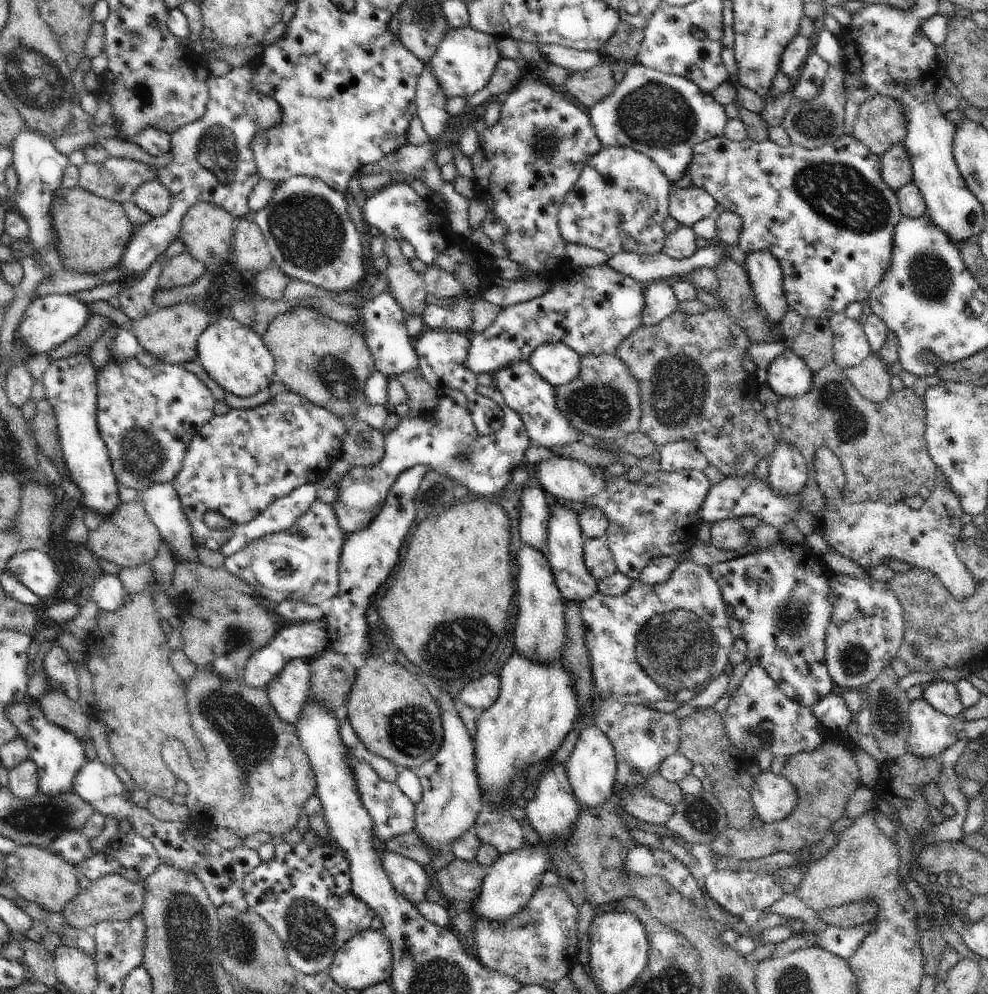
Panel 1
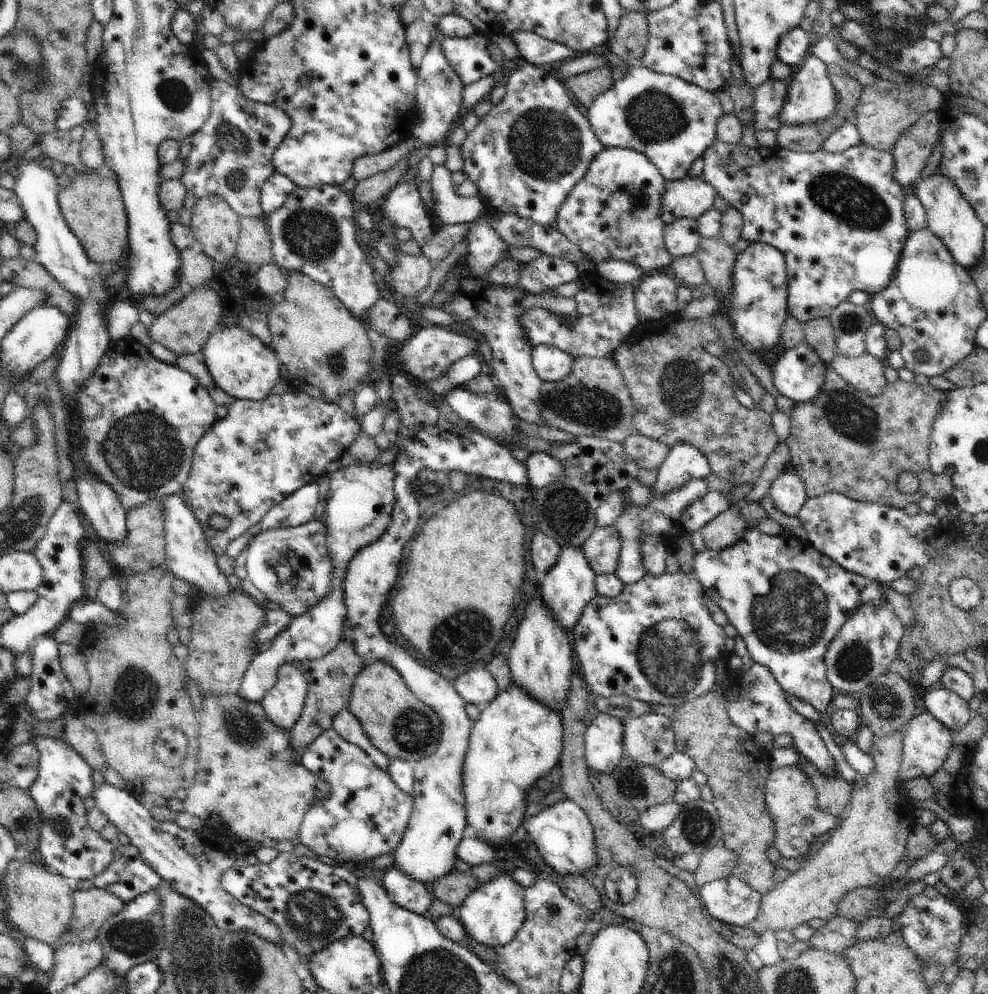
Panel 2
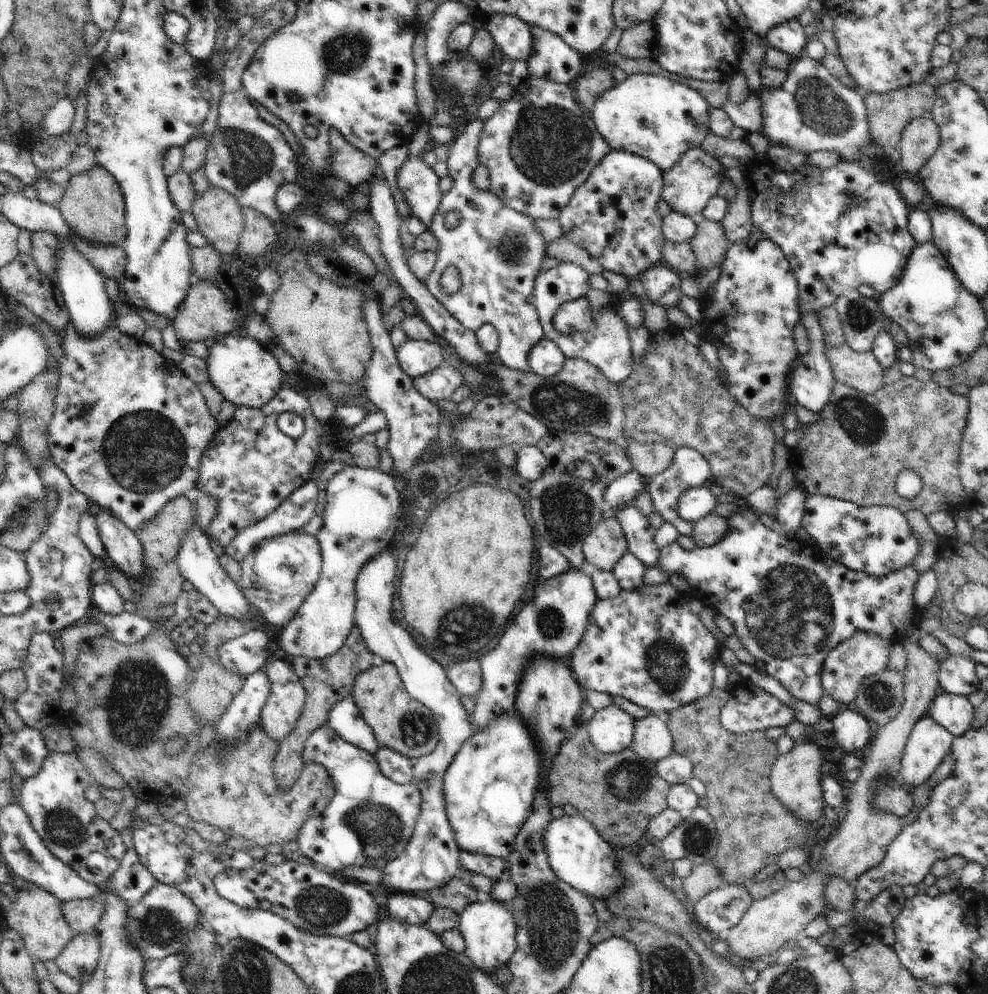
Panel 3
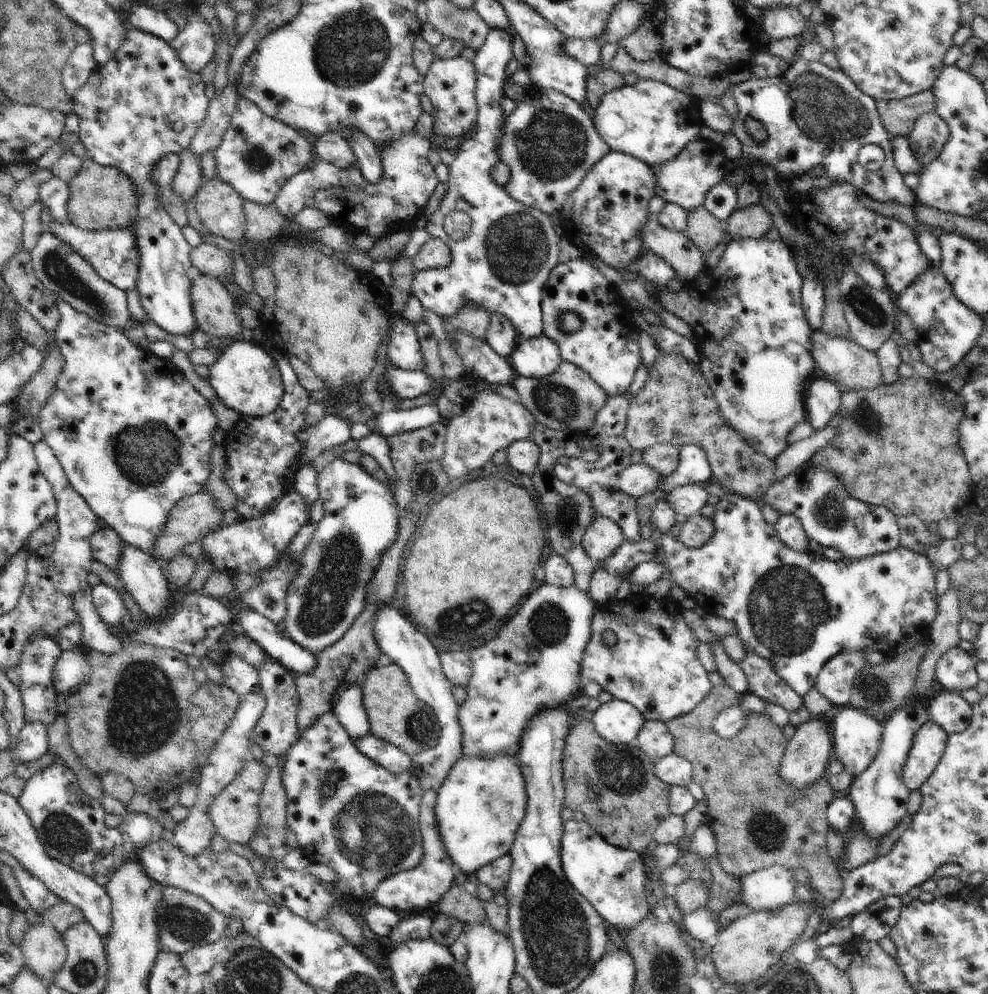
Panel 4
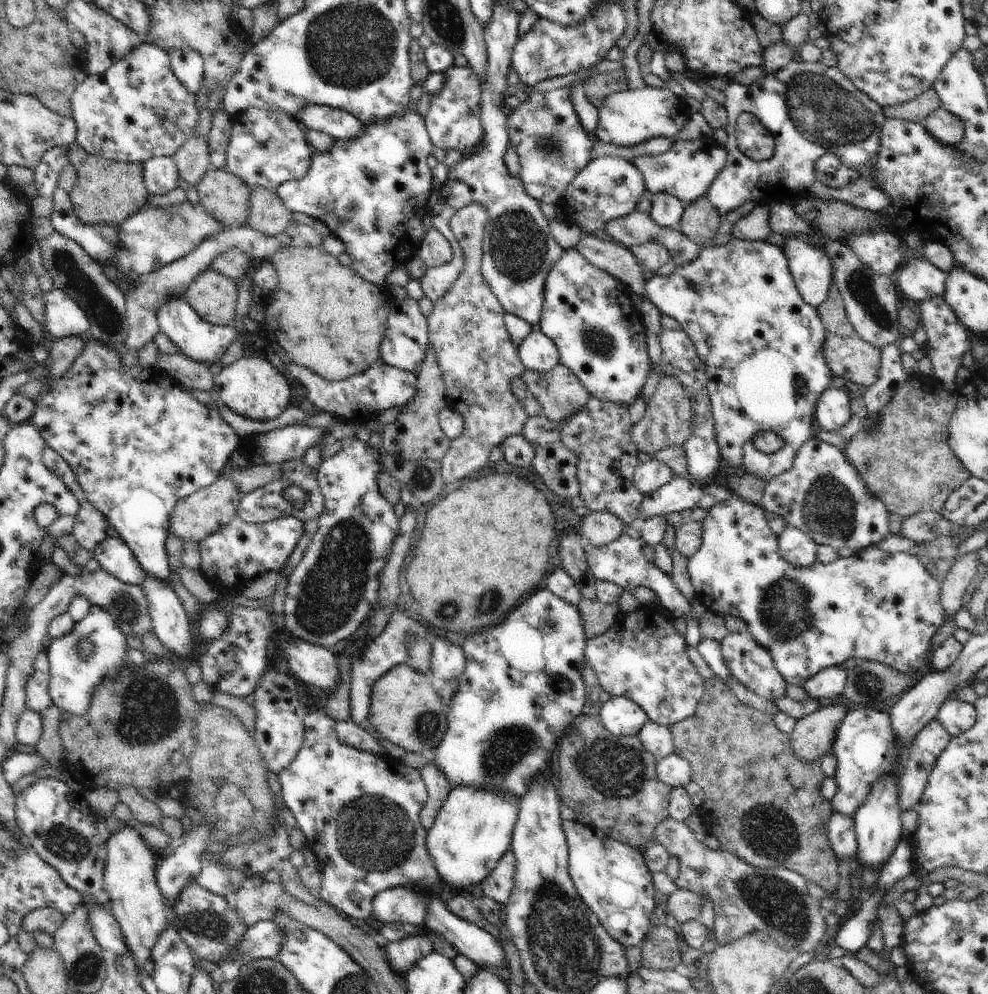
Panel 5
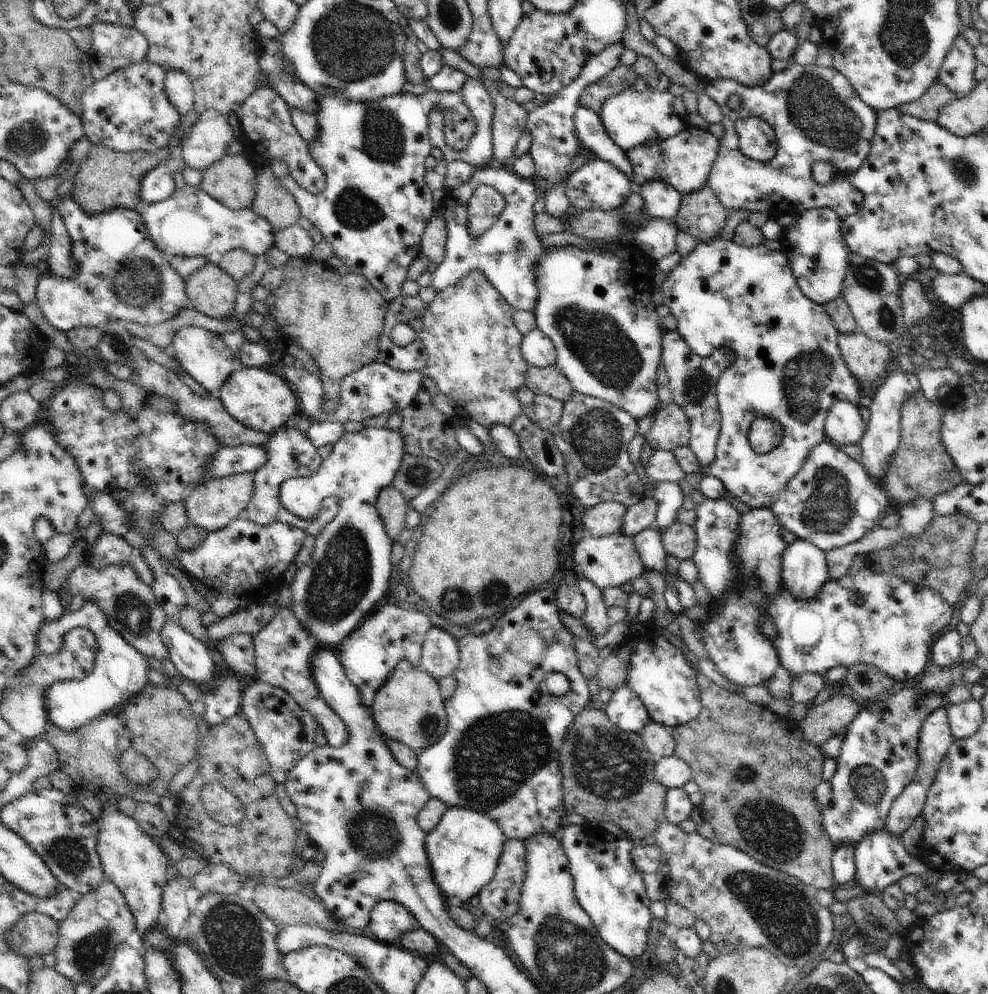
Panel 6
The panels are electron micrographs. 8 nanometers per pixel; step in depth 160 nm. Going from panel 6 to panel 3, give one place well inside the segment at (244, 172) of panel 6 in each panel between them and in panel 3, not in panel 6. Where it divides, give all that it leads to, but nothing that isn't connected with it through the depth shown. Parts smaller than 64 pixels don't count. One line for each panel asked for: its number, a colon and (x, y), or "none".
3: (219, 216)
4: (220, 207)
5: (223, 195)

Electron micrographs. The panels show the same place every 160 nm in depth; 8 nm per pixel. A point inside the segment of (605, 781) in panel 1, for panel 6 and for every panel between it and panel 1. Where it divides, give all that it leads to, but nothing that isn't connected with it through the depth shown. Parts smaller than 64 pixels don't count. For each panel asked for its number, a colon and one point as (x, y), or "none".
2: (604, 748)
3: (611, 729)
4: (618, 722)
5: (621, 716)
6: (625, 709)

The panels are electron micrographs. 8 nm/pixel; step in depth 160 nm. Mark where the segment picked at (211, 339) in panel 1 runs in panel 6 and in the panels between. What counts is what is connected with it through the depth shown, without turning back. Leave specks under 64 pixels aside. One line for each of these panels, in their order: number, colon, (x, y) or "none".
2: (243, 366)
3: (246, 373)
4: (247, 379)
5: (256, 388)
6: (260, 400)

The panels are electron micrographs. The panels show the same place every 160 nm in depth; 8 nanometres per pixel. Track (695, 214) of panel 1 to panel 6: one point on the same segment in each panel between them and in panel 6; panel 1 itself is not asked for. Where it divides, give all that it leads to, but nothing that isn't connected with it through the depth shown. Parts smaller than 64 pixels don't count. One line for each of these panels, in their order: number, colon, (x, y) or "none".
2: (688, 197)
3: (688, 186)
4: (686, 179)
5: (686, 170)
6: (684, 160)

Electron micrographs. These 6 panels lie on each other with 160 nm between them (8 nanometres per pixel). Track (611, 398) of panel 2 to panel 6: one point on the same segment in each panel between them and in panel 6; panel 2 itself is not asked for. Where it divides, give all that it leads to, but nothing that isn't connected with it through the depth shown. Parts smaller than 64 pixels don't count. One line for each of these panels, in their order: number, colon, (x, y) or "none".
3: (579, 399)
4: (569, 399)
5: (561, 394)
6: (550, 381)

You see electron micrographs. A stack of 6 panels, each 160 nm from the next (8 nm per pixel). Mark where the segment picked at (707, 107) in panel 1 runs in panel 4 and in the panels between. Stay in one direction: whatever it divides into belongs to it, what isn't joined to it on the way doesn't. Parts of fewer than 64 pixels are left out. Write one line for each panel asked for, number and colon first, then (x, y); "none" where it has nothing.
2: (672, 122)
3: (659, 119)
4: (650, 120)

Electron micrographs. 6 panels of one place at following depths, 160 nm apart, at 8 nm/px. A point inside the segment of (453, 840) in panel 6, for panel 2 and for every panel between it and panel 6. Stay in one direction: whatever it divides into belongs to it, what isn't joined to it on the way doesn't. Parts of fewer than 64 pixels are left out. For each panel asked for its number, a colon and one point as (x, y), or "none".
2: (516, 740)
3: (489, 788)
4: (480, 806)
5: (473, 828)

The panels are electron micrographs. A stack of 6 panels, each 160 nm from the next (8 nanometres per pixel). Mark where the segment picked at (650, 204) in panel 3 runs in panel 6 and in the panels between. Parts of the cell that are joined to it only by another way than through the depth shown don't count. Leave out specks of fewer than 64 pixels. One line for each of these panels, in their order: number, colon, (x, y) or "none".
4: (603, 216)
5: (608, 187)
6: (599, 185)

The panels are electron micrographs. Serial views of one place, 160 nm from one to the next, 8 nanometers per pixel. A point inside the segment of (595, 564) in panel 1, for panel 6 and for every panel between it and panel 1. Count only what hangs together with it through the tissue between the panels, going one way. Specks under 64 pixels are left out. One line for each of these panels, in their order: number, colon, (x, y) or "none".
2: (602, 548)
3: (606, 544)
4: (601, 539)
5: (599, 528)
6: (605, 518)

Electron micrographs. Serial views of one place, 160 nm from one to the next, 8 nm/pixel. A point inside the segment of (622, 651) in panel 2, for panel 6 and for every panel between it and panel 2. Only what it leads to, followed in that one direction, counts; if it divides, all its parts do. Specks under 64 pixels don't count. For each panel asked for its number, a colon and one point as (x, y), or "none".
3: (646, 645)
4: (653, 665)
5: (642, 657)
6: (659, 674)

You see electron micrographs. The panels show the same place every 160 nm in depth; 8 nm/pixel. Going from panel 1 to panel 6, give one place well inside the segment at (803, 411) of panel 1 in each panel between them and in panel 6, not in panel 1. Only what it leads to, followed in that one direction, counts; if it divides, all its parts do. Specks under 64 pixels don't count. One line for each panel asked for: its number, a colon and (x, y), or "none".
2: (846, 441)
3: (862, 442)
4: (898, 448)
5: (907, 463)
6: (921, 467)

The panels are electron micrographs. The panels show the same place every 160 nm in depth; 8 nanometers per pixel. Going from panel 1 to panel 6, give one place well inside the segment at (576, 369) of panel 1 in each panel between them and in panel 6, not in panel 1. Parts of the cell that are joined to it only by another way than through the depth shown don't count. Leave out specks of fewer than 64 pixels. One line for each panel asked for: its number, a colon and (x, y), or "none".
2: (550, 363)
3: (545, 358)
4: (537, 357)
5: (537, 352)
6: (538, 350)

